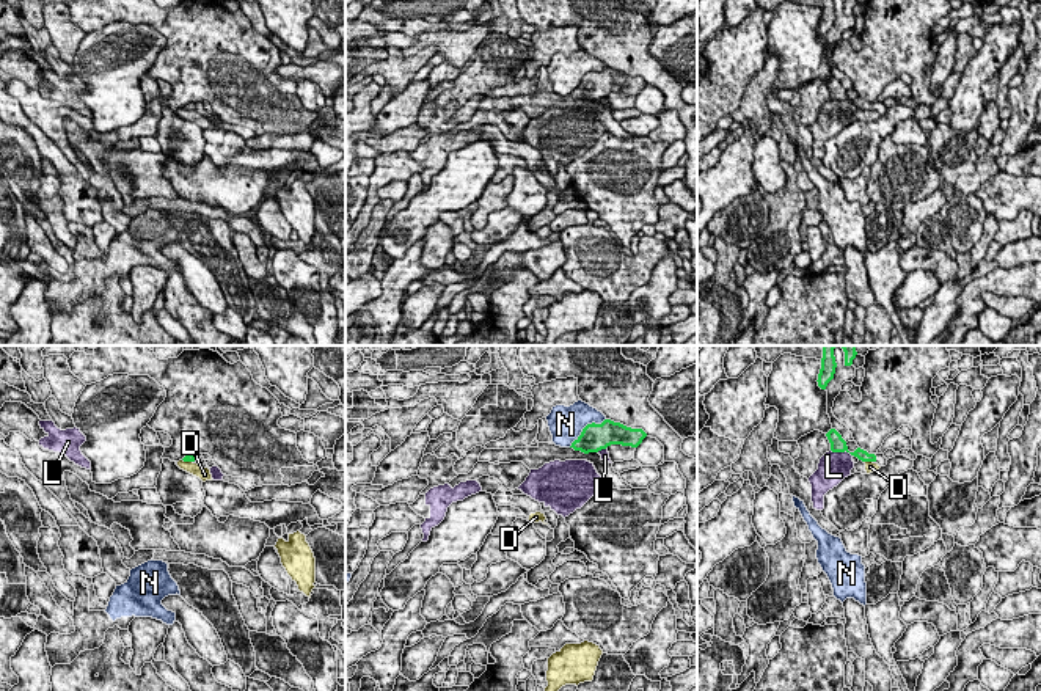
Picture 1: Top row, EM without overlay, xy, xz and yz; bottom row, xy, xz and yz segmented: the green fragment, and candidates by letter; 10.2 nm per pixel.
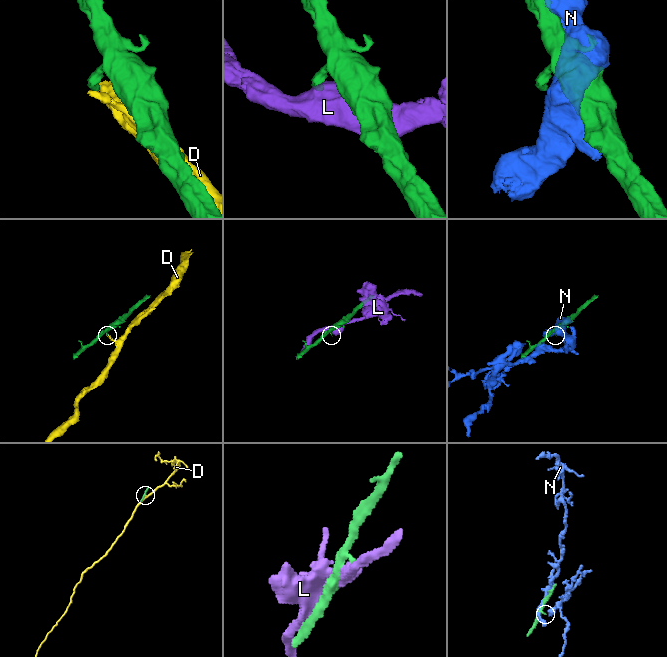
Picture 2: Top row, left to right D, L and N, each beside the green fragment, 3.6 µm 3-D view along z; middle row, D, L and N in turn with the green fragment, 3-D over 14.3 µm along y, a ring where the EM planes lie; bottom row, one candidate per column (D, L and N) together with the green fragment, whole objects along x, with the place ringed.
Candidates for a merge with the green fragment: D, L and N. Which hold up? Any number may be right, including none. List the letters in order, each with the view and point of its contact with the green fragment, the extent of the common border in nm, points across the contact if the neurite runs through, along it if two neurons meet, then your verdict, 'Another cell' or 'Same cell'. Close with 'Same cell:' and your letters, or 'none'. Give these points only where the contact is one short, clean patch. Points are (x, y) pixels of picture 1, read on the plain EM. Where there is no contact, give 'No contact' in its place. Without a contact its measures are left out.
D: Touches green at xy (187, 109). Shared border 120 nm. Boundary: xy (182, 107), (192, 110). Another cell
L: Touches green at yz (842, 99). Shared border 240 nm. Another cell
N: Touches green at xz (584, 76). Shared border 480 nm. Another cell
Same cell: none

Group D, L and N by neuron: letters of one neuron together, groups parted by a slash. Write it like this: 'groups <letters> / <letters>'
groups D / L / N

